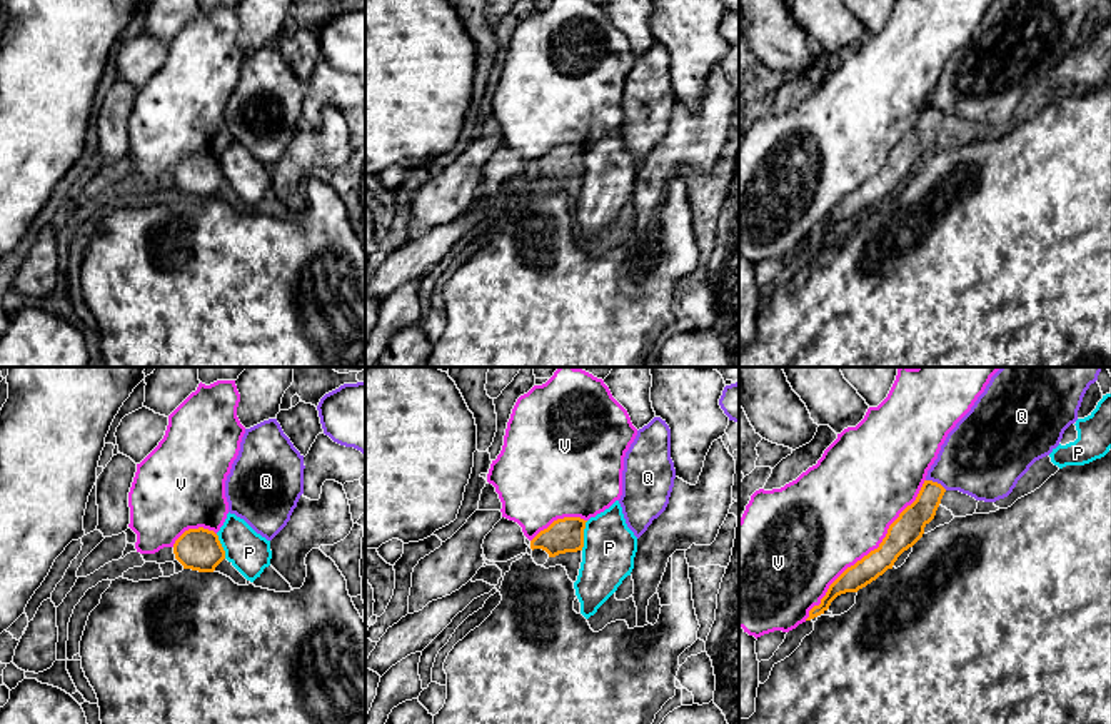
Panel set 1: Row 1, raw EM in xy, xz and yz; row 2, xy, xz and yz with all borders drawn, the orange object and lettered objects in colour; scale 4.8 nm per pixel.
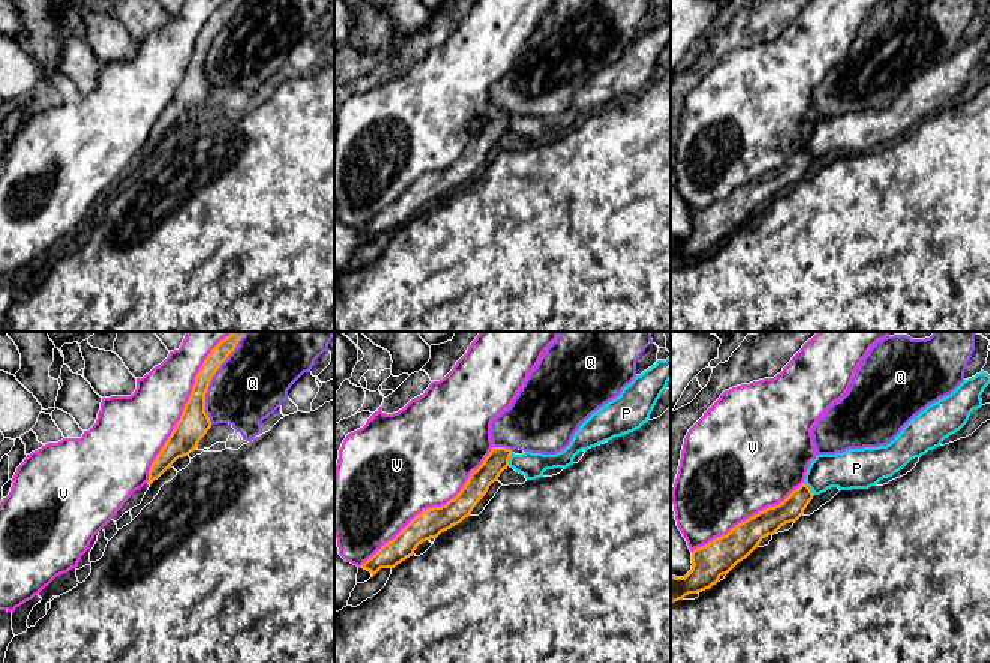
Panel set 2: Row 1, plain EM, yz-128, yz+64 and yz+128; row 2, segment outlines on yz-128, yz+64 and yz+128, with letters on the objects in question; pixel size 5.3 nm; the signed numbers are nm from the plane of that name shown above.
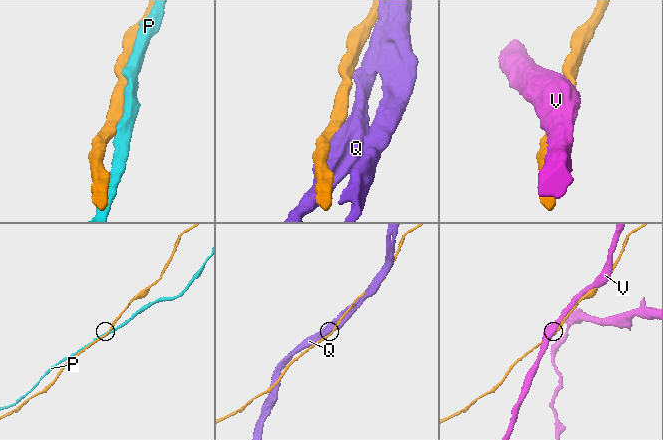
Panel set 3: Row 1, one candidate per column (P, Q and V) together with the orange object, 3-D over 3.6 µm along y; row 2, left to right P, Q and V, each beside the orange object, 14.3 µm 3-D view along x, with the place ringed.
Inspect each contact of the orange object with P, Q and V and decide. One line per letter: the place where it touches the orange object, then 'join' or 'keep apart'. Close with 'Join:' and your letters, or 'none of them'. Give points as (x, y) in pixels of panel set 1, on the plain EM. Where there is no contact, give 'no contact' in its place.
P: meets orange in xz at (583, 162); keep apart
Q: meets orange in yz at (936, 109); keep apart
V: meets orange in yz at (871, 177); keep apart
Join: none of them

